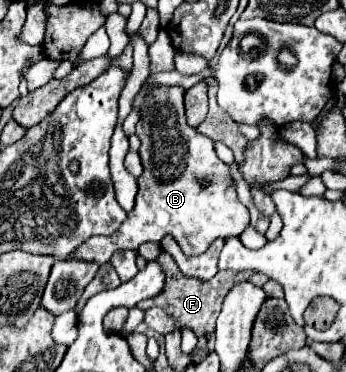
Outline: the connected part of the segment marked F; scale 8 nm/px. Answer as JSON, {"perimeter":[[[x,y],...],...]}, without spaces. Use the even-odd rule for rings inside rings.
{"perimeter":[[[160,253],[158,257],[158,265],[166,271],[166,281],[164,281],[164,289],[152,297],[146,299],[142,303],[138,303],[140,309],[150,309],[150,307],[162,307],[164,311],[168,311],[168,315],[174,317],[174,321],[178,321],[182,327],[190,327],[198,337],[204,337],[208,333],[214,331],[216,325],[216,317],[220,313],[222,301],[228,295],[228,291],[242,281],[248,281],[256,271],[218,271],[210,281],[200,281],[200,279],[192,279],[192,277],[184,277],[180,275],[174,259],[168,253]]]}

